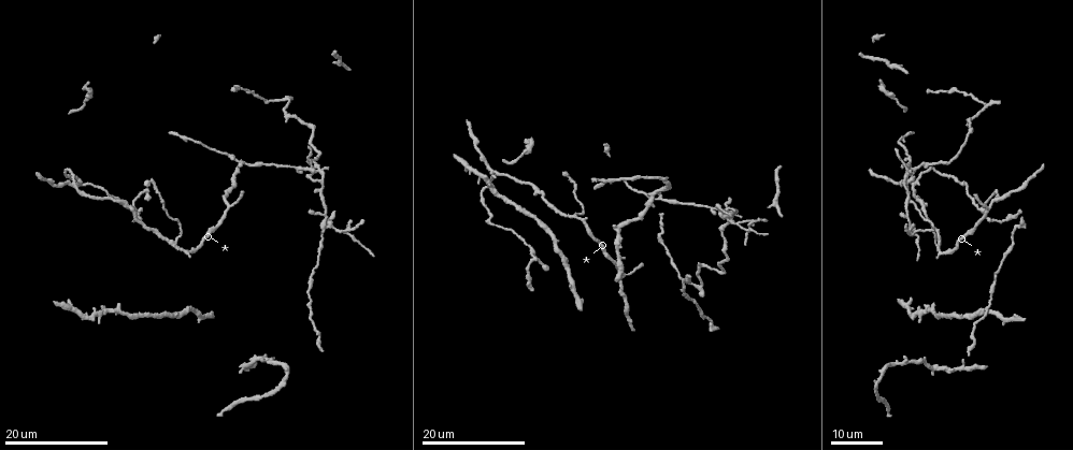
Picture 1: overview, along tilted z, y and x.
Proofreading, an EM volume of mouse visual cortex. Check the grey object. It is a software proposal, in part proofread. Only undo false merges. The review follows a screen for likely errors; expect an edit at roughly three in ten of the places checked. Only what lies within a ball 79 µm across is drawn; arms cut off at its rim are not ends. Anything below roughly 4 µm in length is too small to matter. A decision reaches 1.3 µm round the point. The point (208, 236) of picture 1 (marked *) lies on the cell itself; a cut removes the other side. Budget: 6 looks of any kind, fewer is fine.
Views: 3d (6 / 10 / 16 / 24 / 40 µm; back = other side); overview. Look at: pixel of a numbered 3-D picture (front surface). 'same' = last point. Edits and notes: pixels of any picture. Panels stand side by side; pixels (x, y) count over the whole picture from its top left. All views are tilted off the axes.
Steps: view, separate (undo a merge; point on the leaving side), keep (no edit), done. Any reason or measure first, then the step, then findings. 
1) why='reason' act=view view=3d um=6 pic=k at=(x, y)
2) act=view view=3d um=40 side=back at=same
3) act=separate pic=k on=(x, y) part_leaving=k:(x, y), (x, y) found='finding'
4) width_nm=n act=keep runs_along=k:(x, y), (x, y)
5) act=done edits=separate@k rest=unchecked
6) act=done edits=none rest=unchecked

why='three arms meet' act=view view=3d um=24 pic=1 at=(573, 216)

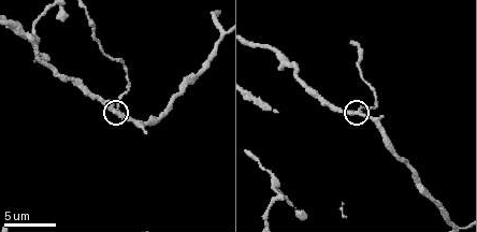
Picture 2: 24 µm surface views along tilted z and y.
why='zoom in' act=view view=3d um=6 pic=2 at=(115, 110)

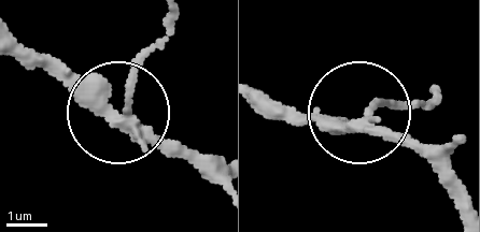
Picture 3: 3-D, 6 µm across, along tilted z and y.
side_arm_um=74 act=separate pic=3 on=(137, 70) part_leaving=3:(120, 120), (137, 62), (171, 11) found='two cells meet here'

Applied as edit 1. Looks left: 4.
why='looks like a crossing' act=view view=3d um=16 pic=1 at=(906, 174)

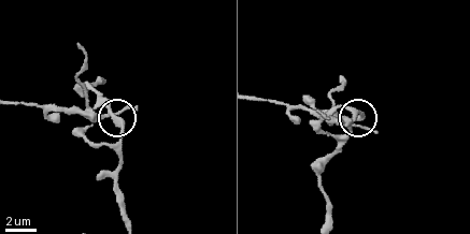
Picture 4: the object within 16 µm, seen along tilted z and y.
act=view view=3d um=10 pic=4 at=(110, 113)

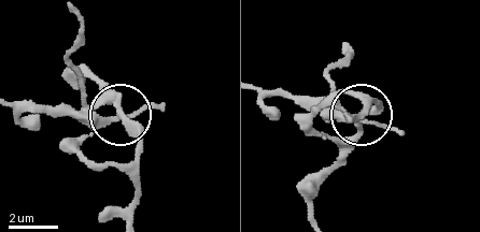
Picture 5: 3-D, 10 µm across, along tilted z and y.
side_arm_um=48 arms=4 act=separate pic=5 on=(85, 120) found='two cells meet here'

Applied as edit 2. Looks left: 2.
why='sudden change in width' act=view view=3d um=16 pic=2 at=(294, 208)

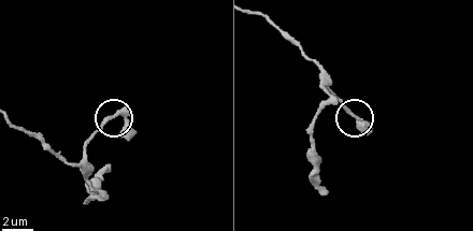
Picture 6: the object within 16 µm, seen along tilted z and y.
act=view view=3d um=16 side=back pic=6 at=(354, 116)

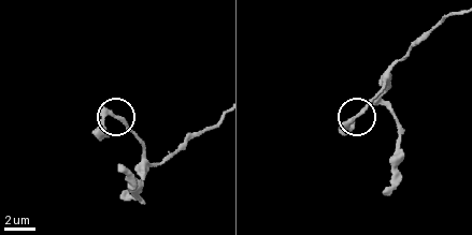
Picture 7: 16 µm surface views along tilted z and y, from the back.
act=keep runs_along=7:(216, 122), (155, 163), (115, 118), (102, 120), (98, 138) found='one cell here'

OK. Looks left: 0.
act=done edits=separate@3,separate@5 rest=unchecked

